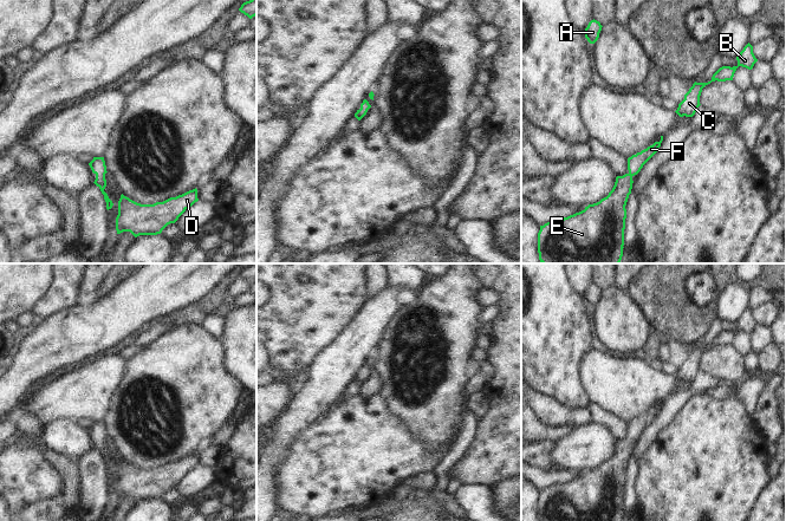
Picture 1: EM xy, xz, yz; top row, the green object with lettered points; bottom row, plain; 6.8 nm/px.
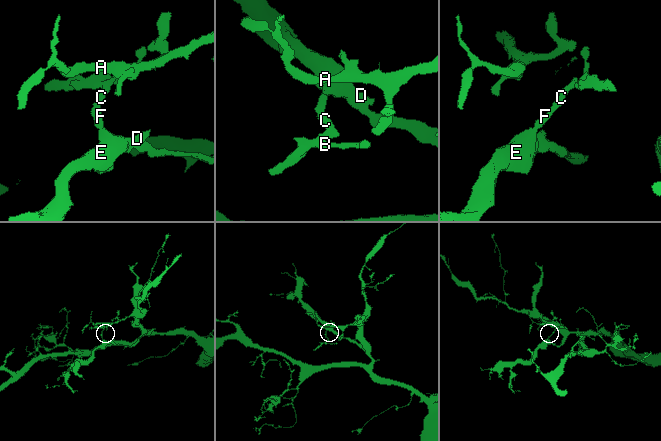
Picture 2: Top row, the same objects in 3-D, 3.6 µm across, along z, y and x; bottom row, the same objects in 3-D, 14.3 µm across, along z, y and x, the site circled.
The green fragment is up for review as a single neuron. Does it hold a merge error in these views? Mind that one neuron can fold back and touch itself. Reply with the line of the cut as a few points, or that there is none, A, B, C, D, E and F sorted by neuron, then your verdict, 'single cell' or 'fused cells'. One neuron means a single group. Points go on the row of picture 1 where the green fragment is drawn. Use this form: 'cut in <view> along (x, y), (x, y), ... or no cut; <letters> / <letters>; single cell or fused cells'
no cut; A B C D E F; single cell

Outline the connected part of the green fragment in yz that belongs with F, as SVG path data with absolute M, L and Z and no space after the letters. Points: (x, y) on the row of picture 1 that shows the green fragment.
M663 136L660 142L655 142L647 149L632 155L628 158L629 172L623 176L617 176L615 185L609 195L599 202L589 204L584 210L570 215L560 220L553 220L544 226L540 226L538 233L538 253L541 263L619 263L623 256L624 229L626 219L626 202L632 189L632 177L637 175L643 165L657 152Z

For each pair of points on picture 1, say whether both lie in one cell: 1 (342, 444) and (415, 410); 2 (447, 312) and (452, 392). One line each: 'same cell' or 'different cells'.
1: different cells
2: same cell

